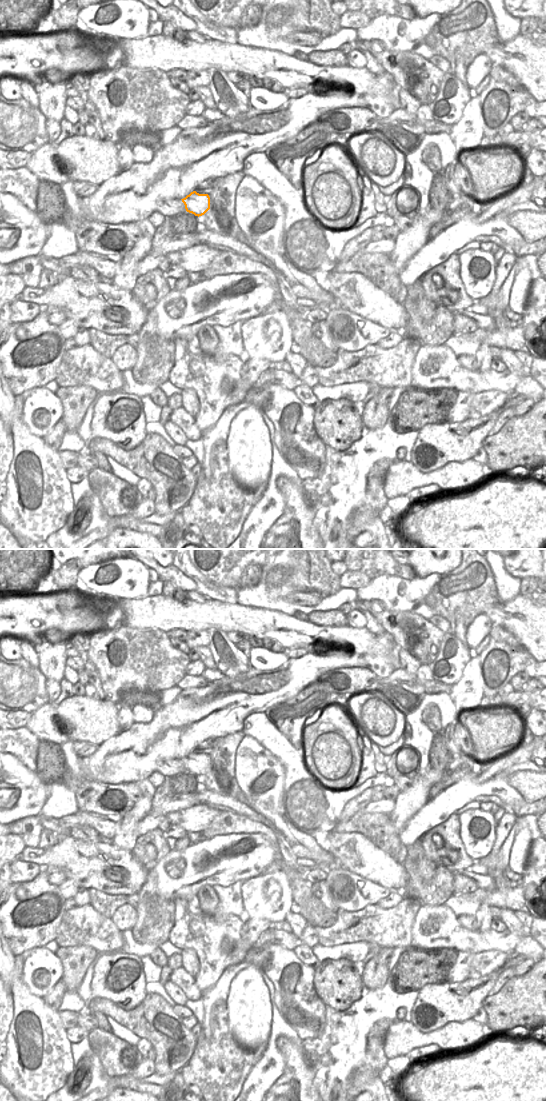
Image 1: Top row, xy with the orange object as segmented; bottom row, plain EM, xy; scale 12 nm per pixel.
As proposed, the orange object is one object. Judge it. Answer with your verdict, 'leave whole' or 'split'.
leave whole

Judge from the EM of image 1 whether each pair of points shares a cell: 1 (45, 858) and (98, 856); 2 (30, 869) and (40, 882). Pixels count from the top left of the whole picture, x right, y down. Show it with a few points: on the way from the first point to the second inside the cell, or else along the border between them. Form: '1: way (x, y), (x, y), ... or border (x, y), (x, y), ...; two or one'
1: way (58, 856), (85, 856); one
2: border (41, 867), (33, 879), (13, 882); two

